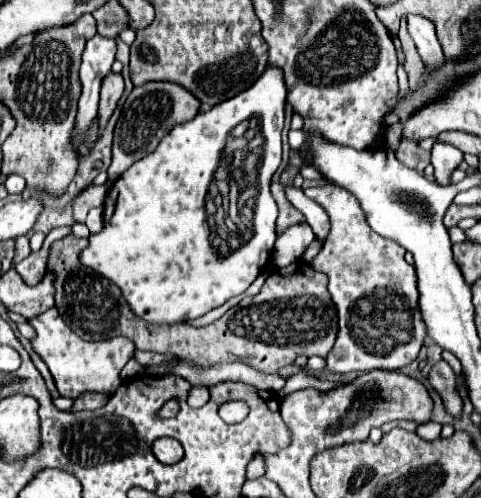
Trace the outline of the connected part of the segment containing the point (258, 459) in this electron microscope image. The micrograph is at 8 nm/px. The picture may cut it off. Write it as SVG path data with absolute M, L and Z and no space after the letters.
M255 453L253 455L253 459L247 465L247 479L257 479L257 477L265 475L265 459L263 459L263 455L265 453Z

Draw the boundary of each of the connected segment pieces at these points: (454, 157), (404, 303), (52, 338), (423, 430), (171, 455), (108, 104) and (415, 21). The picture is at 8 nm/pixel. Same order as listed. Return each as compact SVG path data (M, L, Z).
M441 141L433 143L431 165L433 165L435 177L441 185L449 185L449 175L461 161L463 161L463 153L457 147L453 147L449 143L441 143Z
M340 186L309 187L305 189L305 195L323 205L331 217L331 233L323 249L309 263L315 271L321 271L329 277L329 293L339 313L339 335L323 371L329 375L343 375L351 371L367 373L373 369L403 369L417 359L427 335L417 309L419 293L415 267L405 261L405 249L399 247L399 243L383 239L381 235L371 231L363 215L363 209L359 207L359 201L349 191L343 191Z
M55 307L45 311L43 315L37 315L35 319L29 319L29 323L33 325L37 333L31 339L31 347L49 367L55 379L55 387L61 397L75 399L83 391L101 391L101 393L113 395L117 387L123 383L121 369L125 367L125 363L131 359L131 353L135 351L135 345L127 337L113 337L113 339L103 339L103 341L83 341L63 323Z
M427 421L427 423L421 423L421 425L417 427L417 435L423 437L425 441L433 441L433 439L437 439L439 433L441 433L441 425L435 423L435 421Z
M161 437L153 443L153 453L155 457L165 463L165 465L173 465L177 463L181 457L183 457L183 447L175 441L175 439L169 439L169 437Z
M109 73L101 83L101 101L99 101L99 115L97 115L99 135L105 129L121 93L123 93L123 77L119 73L115 73L115 75Z
M407 15L407 23L409 23L409 33L417 45L417 51L421 55L421 61L425 63L427 69L439 69L445 63L443 57L443 49L437 41L433 23L421 15Z

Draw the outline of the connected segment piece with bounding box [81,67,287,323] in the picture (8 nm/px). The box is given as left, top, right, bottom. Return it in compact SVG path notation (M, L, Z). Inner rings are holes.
M267 67L267 71L243 93L215 105L207 113L195 115L187 123L175 125L151 155L127 169L109 189L103 211L103 231L89 237L91 243L81 253L81 263L113 281L141 319L151 323L181 323L205 315L213 307L243 293L269 263L277 239L277 205L269 191L269 183L281 163L285 95L283 71ZM235 123L239 123L237 127L245 127L245 131L239 131L241 135L237 135L235 129L231 131Z

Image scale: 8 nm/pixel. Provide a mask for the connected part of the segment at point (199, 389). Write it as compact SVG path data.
M193 385L189 389L187 403L191 407L203 407L205 403L209 403L209 399L211 399L211 393L209 393L209 387L207 385Z

